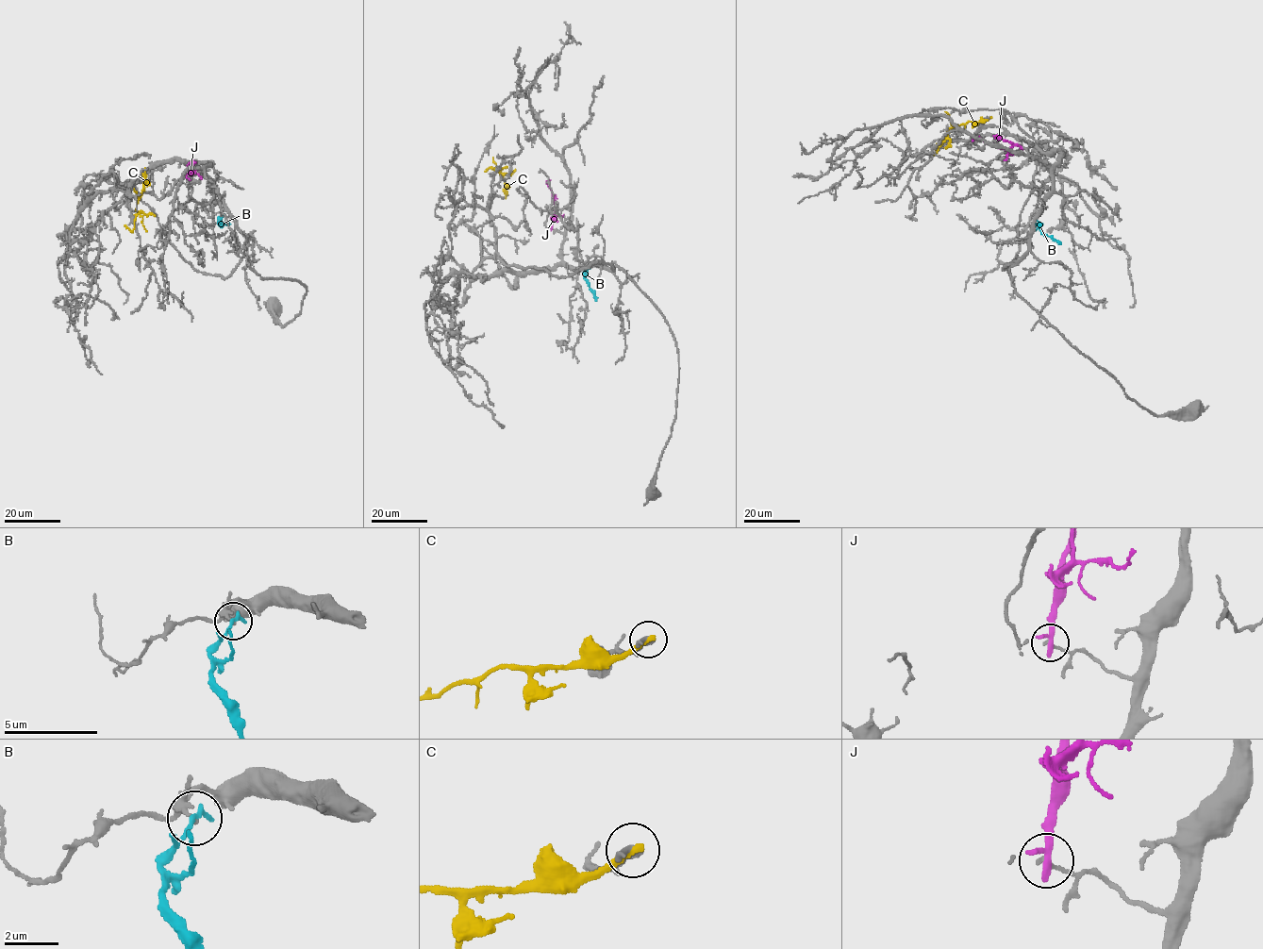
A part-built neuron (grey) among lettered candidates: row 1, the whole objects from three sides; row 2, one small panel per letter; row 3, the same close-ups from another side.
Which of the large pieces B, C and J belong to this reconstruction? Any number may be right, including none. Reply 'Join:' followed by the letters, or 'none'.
Join: none

